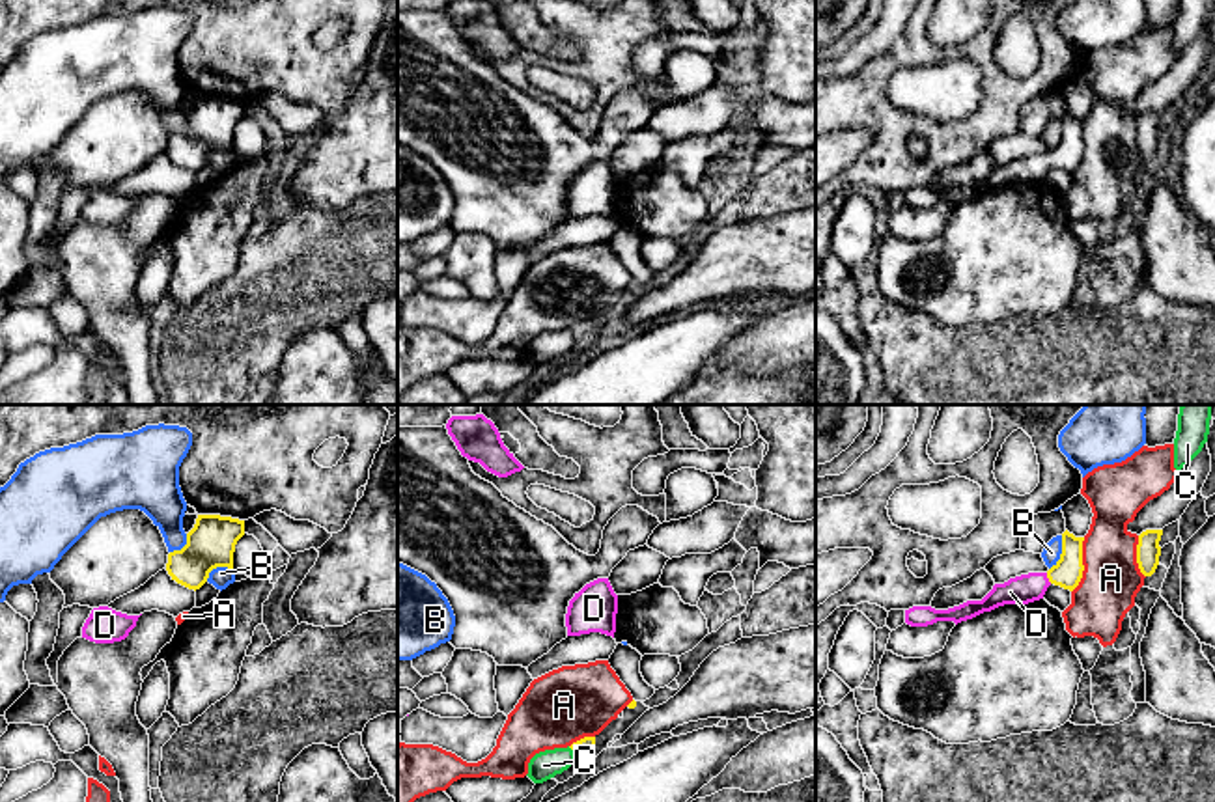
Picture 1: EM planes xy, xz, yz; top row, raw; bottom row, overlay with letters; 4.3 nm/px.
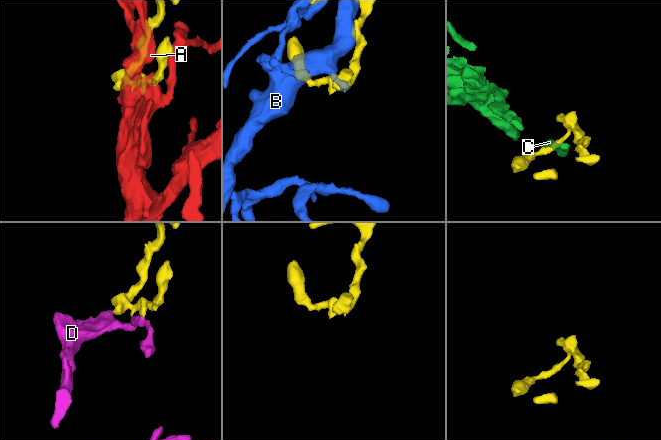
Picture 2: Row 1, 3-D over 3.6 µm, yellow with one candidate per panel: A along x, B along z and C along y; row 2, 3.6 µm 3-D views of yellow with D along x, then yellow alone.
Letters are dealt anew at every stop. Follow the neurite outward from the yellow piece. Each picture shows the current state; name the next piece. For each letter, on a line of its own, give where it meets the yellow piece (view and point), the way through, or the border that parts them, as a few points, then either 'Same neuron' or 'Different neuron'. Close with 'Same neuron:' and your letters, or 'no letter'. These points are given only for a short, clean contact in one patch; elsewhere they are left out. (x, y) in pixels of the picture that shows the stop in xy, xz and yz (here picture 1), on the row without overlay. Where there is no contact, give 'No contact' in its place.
A: Touches yellow at yz (1083, 148). Different neuron
B: Touches yellow at yz (1062, 135). Boundary: yz (1062, 118), (1061, 140), (1049, 152). Different neuron
C: Touches yellow at xz (573, 334). Boundary: xz (568, 329), (575, 340). Different neuron
D: Touches yellow at yz (1047, 159). Path across: yz (1068, 153), (1047, 159), (1027, 170). Same neuron
Same neuron: D

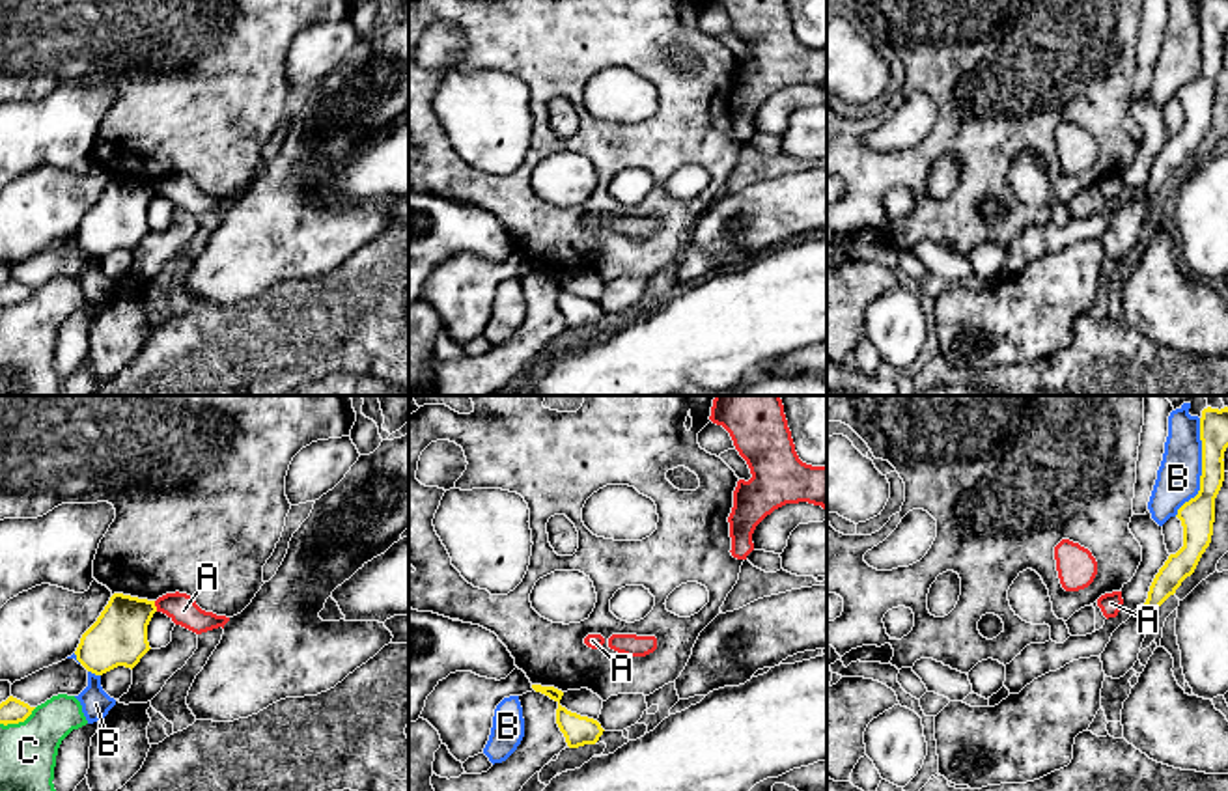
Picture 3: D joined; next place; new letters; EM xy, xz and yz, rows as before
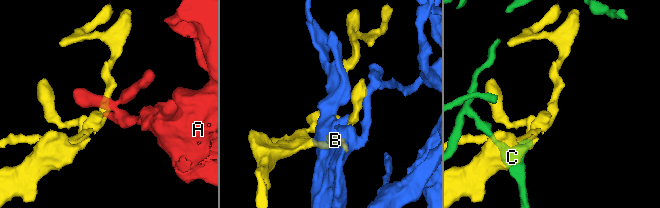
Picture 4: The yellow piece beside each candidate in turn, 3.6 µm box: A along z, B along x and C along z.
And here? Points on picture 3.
A: Touches yellow at xy (155, 189). Boundary: xy (153, 183), (157, 193). Different neuron
B: Touches yellow at yz (1202, 51). Different neuron
C: Touches yellow at xy (17, 305). Different neuron
Same neuron: no letter

